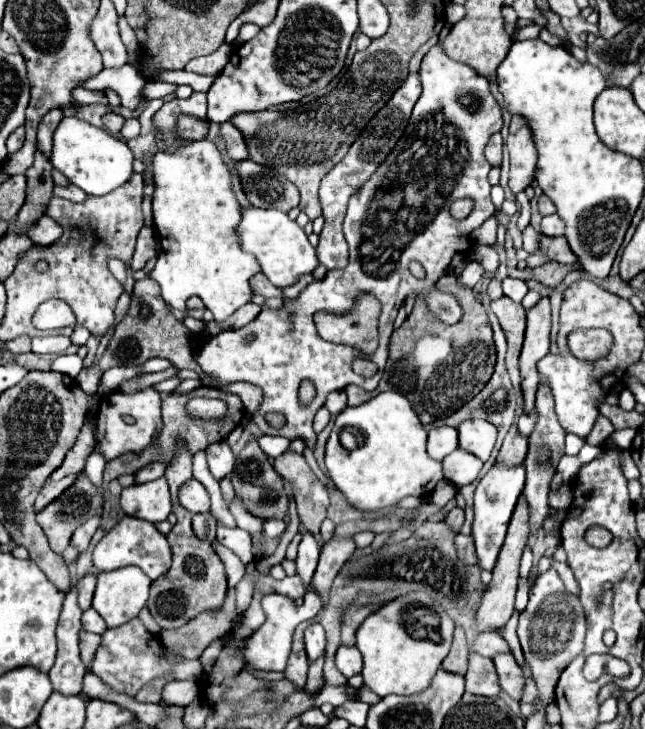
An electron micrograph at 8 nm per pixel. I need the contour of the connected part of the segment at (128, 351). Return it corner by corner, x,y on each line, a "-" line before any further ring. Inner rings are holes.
145,278
145,280
137,280
133,286
133,294
131,294
131,306
127,316
117,324
115,334
101,358
101,362
97,366
91,368
83,368
81,374
77,376
79,386
85,392
95,392
97,388
97,380
99,376
113,368
113,366
133,366
133,364
143,364
149,358
167,358
171,360
177,368
191,368
197,372
197,362
191,356
191,345
194,334
185,328
185,324
181,320
177,320
171,312
171,308
163,302
161,298
161,288
155,280

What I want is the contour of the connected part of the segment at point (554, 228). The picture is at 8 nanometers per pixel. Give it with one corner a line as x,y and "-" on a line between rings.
549,214
541,220
541,232
547,236
561,236
565,232
565,222
557,214

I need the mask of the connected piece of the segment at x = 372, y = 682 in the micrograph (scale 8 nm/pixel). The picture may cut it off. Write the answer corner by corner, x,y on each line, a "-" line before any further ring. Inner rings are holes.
409,592
405,596
397,596
397,598
389,600
387,604
379,606
375,612
371,612
371,616
367,616
361,622
361,628
357,628
357,634
355,634
355,646
361,650
363,660
365,660
363,672
361,672
365,678
365,686
369,686
381,698
389,696
389,694
411,696
411,694
425,690
451,646
453,620
449,620
449,614
445,612
445,608
439,607
440,612
437,612
440,614
438,632
441,637
441,642
437,644
431,640
415,640
403,628
401,612
409,604
421,604
425,608
437,610
437,602
431,596
427,596
425,592

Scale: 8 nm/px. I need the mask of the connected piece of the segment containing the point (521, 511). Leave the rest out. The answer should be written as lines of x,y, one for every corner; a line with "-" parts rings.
521,494
521,500
517,500
517,508
513,510
513,516
511,516
511,522
509,522
507,538
505,538
503,548
499,552
497,564
493,568
493,580
491,580
489,588
485,590
483,602
481,602
479,612
477,612
477,628
481,632
489,632
489,630
505,626
507,620
513,614
515,592
517,592
517,578
519,578
519,560
521,560
523,548
527,544
527,538
529,538
529,504
525,504
525,496

